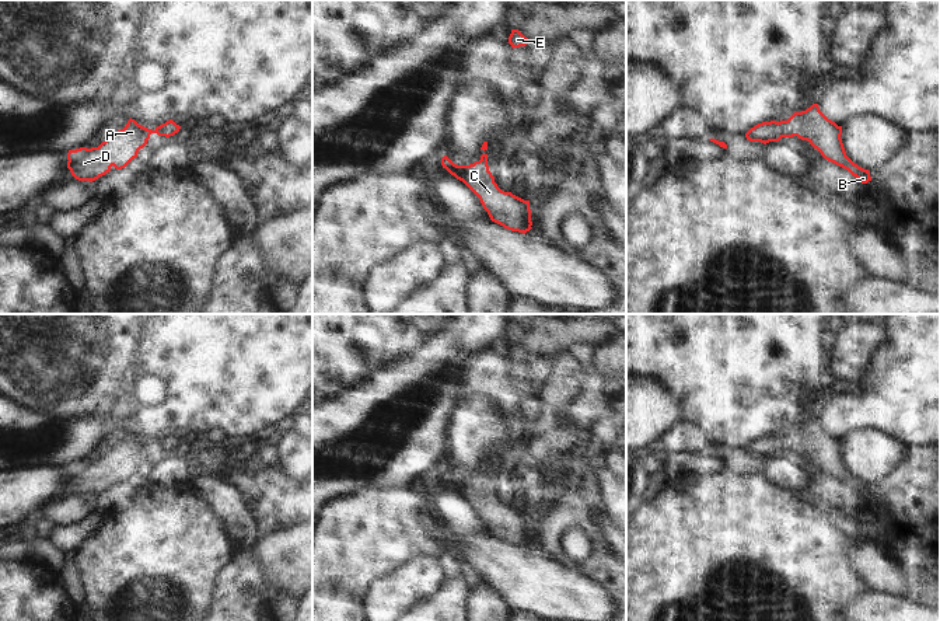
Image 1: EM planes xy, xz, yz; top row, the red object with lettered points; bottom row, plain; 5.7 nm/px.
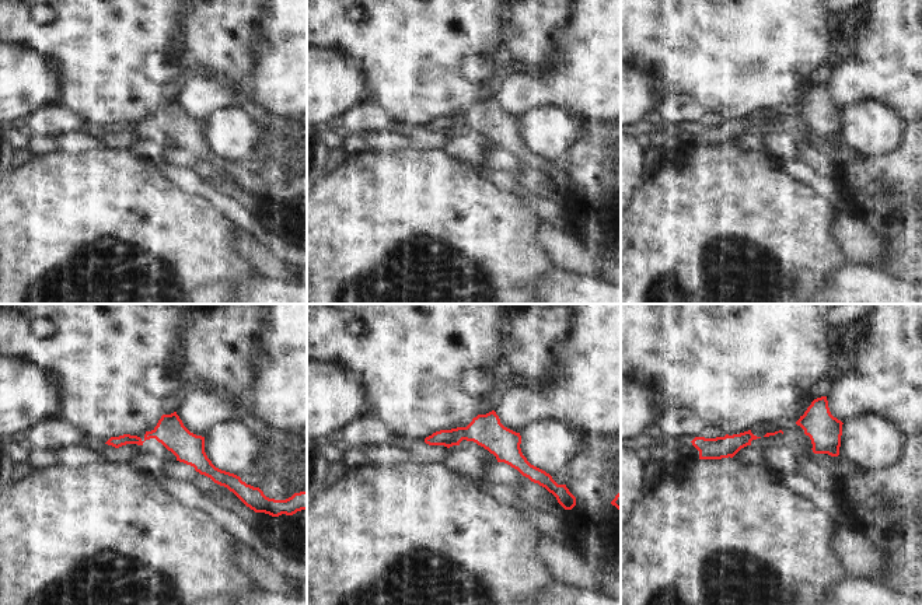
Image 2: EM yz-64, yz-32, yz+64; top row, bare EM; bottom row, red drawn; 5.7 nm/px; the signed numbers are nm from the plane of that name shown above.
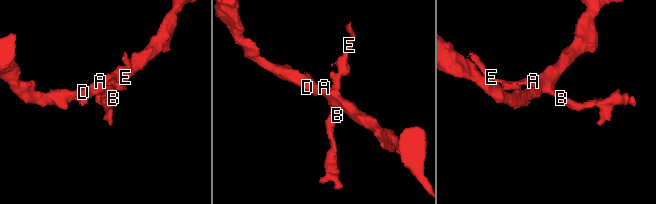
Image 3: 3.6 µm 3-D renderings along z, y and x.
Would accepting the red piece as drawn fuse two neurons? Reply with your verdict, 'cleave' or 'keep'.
keep

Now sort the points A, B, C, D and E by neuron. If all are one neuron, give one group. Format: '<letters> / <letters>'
A B C D E

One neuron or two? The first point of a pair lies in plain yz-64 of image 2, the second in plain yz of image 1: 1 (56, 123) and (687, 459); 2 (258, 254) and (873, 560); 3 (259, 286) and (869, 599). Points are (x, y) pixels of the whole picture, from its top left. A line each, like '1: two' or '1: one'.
1: two
2: one
3: one

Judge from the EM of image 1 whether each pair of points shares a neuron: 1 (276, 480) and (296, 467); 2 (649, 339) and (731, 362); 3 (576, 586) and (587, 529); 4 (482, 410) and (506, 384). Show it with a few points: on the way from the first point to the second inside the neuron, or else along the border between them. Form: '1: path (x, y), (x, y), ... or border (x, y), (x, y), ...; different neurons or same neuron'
1: border (275, 464), (297, 482); different neurons
2: path (667, 349), (710, 349); same neuron
3: border (549, 558), (583, 572), (607, 590); different neurons
4: border (460, 400), (488, 393), (503, 410), (524, 404); different neurons

